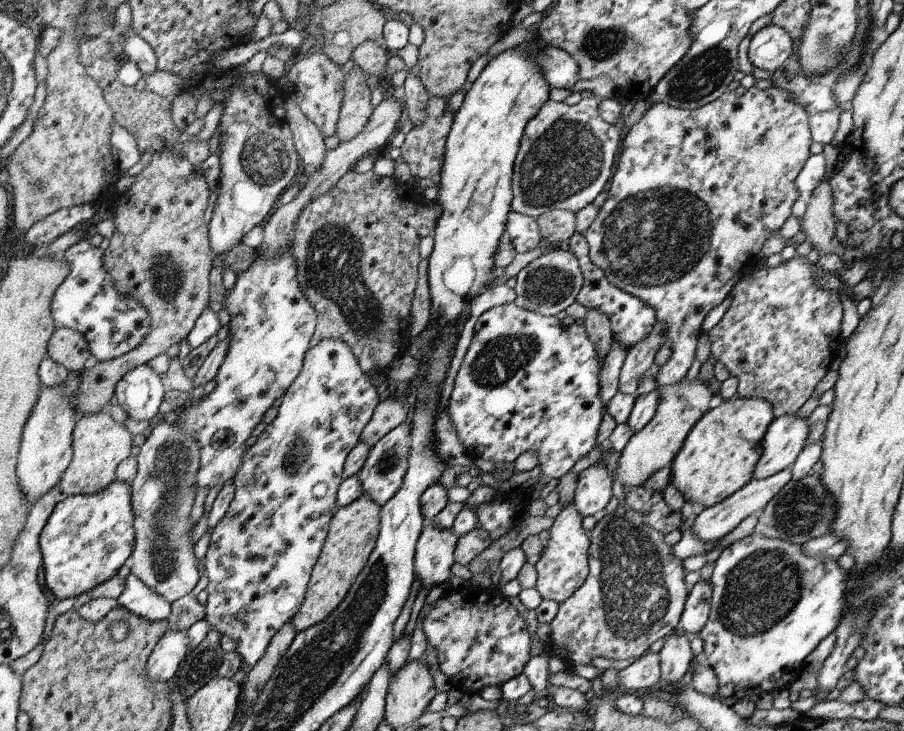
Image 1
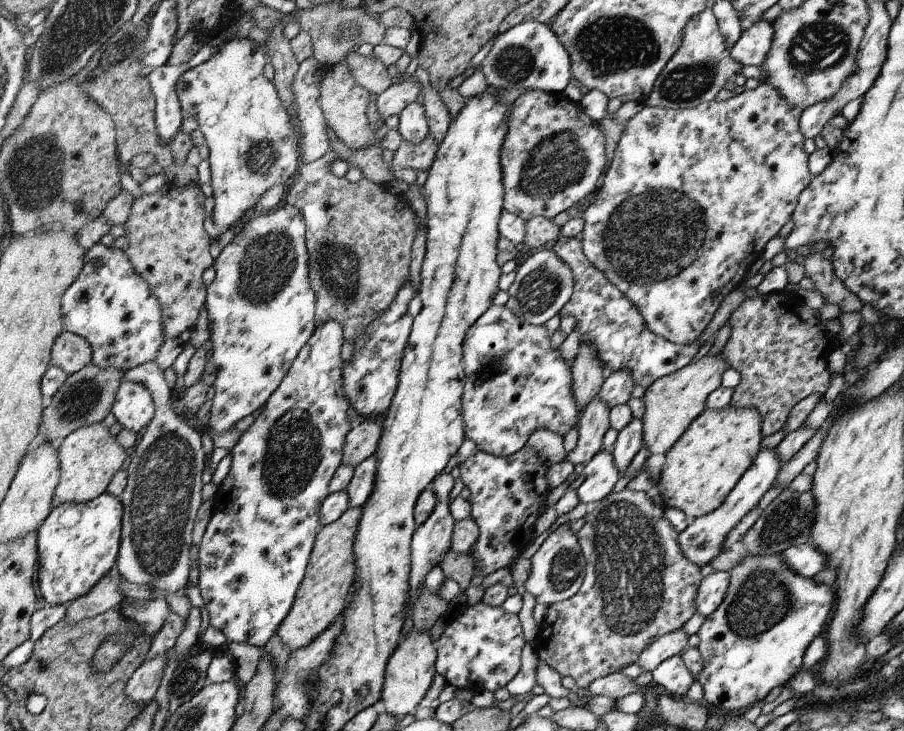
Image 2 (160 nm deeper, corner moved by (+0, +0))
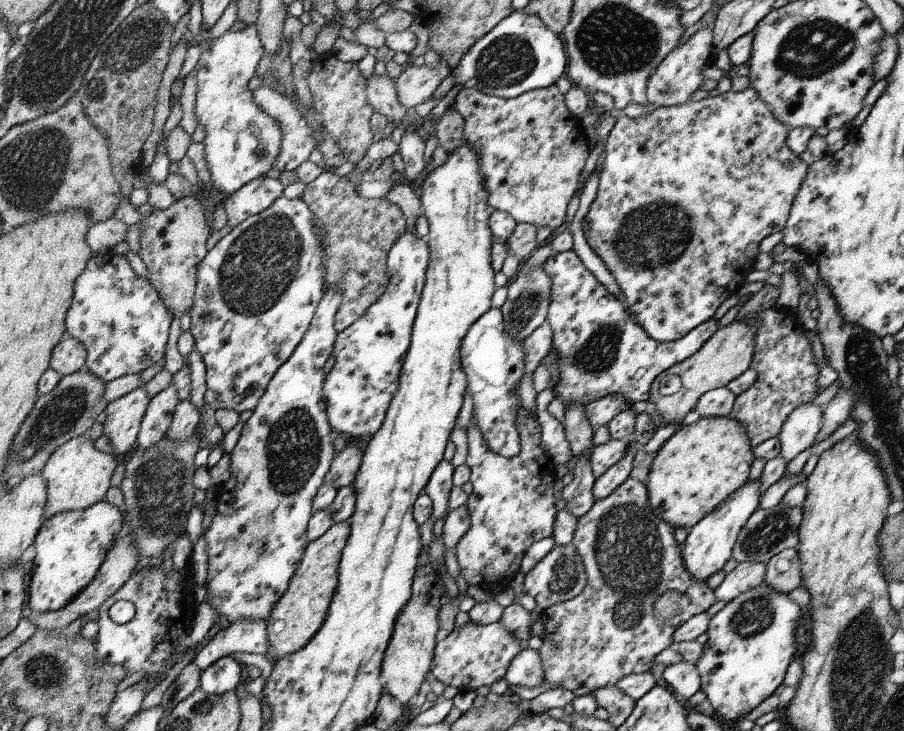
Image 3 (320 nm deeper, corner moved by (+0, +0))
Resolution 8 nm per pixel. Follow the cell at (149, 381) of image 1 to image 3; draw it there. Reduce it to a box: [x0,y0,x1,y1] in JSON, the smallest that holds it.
[104,386,150,461]

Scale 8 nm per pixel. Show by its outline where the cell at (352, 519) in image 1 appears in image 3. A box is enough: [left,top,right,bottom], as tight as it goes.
[266,521,352,659]

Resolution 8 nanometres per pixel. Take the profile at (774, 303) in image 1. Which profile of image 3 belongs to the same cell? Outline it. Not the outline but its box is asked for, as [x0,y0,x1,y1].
[729,307,818,447]

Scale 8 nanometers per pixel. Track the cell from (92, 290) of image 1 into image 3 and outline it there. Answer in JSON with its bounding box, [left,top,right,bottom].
[67,252,172,383]

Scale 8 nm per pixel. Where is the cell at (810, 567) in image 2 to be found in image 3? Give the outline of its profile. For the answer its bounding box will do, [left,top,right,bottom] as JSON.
[764,548,801,593]

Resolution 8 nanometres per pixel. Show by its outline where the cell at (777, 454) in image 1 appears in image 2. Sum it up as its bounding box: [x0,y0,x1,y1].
[678,449,782,567]

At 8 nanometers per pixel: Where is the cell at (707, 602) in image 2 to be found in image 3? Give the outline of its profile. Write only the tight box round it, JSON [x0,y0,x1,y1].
[717,561,766,601]

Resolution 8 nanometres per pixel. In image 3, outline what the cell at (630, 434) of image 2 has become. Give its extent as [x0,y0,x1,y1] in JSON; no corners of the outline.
[592,441,639,501]

